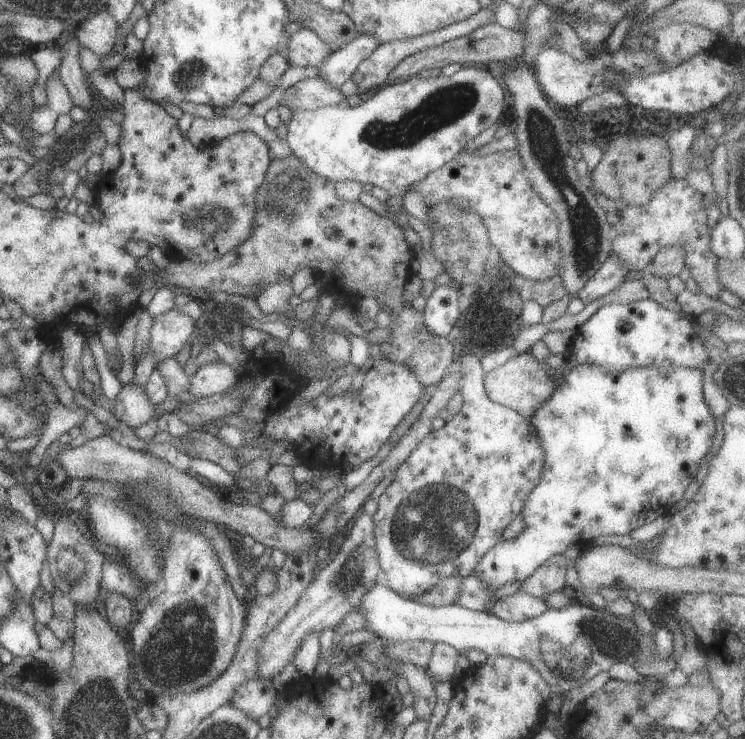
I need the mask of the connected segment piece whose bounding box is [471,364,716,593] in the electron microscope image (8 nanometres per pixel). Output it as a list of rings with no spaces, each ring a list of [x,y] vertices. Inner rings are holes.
[[[583,364],[572,367],[569,371],[565,373],[565,380],[559,384],[559,386],[555,386],[553,392],[551,392],[551,396],[541,404],[541,406],[537,406],[535,408],[535,412],[527,418],[527,422],[531,425],[531,428],[535,430],[535,434],[539,436],[539,446],[541,446],[541,450],[543,450],[543,468],[541,468],[541,477],[539,483],[529,492],[527,499],[525,500],[523,509],[521,510],[521,516],[526,519],[525,526],[523,526],[523,530],[515,536],[513,539],[502,539],[500,542],[497,542],[490,550],[487,550],[485,554],[481,556],[481,559],[476,563],[476,566],[473,568],[473,572],[471,574],[475,574],[476,578],[491,592],[493,593],[495,590],[499,589],[504,584],[512,583],[512,582],[522,582],[525,578],[528,578],[532,573],[535,573],[535,570],[539,568],[540,565],[543,565],[551,556],[554,555],[562,555],[564,551],[571,547],[571,545],[575,545],[575,548],[582,548],[584,544],[589,544],[590,541],[594,541],[599,536],[604,535],[626,535],[634,528],[638,528],[643,526],[644,524],[651,523],[657,516],[664,514],[667,512],[671,506],[675,505],[679,500],[682,499],[683,494],[689,486],[689,483],[693,481],[693,478],[697,477],[697,470],[699,469],[699,464],[701,460],[708,458],[711,446],[711,438],[715,433],[715,417],[709,412],[707,408],[707,404],[703,398],[703,389],[702,389],[702,381],[703,381],[703,369],[699,370],[699,368],[685,368],[685,367],[639,367],[639,368],[625,368],[625,370],[621,370],[621,372],[617,372],[617,374],[609,374],[609,372],[605,372],[603,368],[599,368],[599,366],[595,366],[595,364]]]

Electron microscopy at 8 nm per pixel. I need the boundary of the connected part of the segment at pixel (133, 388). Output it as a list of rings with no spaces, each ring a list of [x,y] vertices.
[[[133,380],[122,386],[113,401],[116,420],[125,423],[130,429],[146,424],[155,409],[147,401],[143,388],[135,385]]]

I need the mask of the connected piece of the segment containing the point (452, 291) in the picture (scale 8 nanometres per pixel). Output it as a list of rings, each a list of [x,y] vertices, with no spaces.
[[[453,280],[449,284],[437,284],[422,311],[425,330],[433,336],[447,336],[460,314],[462,304],[460,292]]]

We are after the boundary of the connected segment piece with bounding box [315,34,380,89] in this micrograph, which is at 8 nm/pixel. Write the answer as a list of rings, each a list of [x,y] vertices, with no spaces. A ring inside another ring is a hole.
[[[367,34],[357,35],[355,40],[351,40],[339,48],[335,52],[330,53],[321,66],[317,66],[317,76],[319,80],[329,82],[331,86],[339,89],[339,86],[345,82],[353,74],[353,70],[363,58],[367,58],[373,49],[379,46],[379,42],[375,40],[375,36],[367,36]]]

